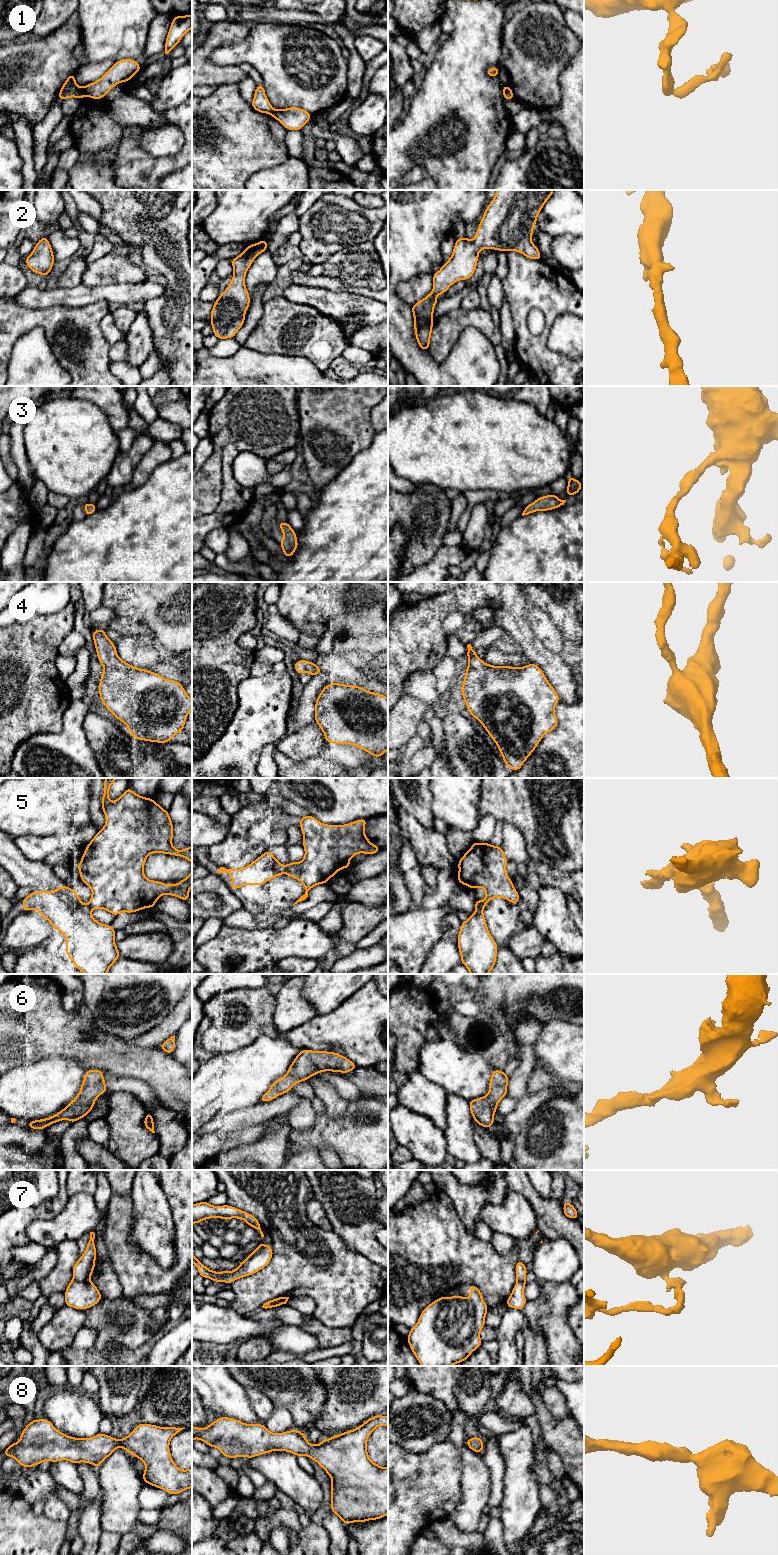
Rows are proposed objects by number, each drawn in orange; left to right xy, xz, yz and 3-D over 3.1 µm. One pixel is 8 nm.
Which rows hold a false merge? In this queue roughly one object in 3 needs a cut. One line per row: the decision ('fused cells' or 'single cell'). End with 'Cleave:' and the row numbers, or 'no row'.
1: fused cells
2: single cell
3: single cell
4: single cell
5: fused cells
6: single cell
7: fused cells
8: single cell
Cleave: 1, 5, 7

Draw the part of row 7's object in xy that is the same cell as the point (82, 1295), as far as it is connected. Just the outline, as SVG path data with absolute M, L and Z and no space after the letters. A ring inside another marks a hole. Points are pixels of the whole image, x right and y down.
M72 1280L68 1284L65 1295L65 1305L84 1310L96 1305L102 1298L93 1282Z

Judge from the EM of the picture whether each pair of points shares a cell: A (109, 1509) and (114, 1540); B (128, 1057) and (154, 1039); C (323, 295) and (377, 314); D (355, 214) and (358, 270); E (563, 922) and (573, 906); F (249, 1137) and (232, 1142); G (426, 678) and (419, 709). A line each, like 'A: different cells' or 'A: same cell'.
A: different cells
B: different cells
C: same cell
D: different cells
E: different cells
F: same cell
G: different cells

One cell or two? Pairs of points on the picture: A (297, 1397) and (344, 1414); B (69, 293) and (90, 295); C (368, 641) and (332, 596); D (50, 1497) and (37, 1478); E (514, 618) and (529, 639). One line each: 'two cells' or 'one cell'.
A: two cells
B: one cell
C: two cells
D: one cell
E: one cell

